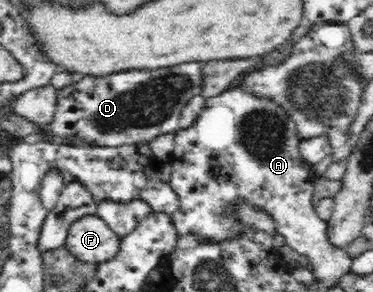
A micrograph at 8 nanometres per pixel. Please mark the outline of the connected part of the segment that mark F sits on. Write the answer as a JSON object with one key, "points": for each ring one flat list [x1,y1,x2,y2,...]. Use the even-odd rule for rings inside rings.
{"points":[[95,214,82,217,70,226,65,245,80,261,98,265,114,259,122,238]]}

